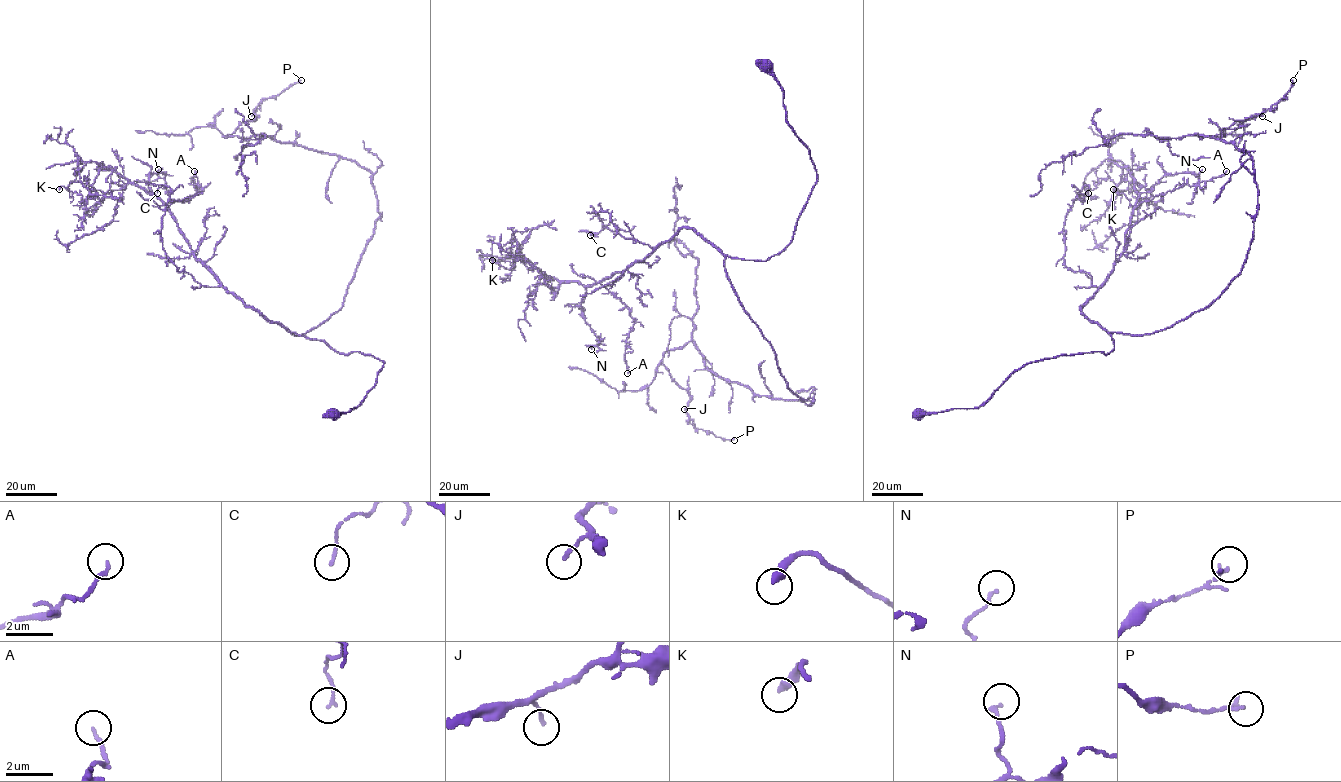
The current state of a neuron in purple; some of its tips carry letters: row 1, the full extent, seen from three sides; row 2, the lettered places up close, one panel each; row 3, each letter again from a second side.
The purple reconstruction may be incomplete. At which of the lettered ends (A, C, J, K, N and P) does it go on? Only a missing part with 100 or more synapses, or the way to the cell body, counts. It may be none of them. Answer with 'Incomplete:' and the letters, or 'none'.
Incomplete: none

